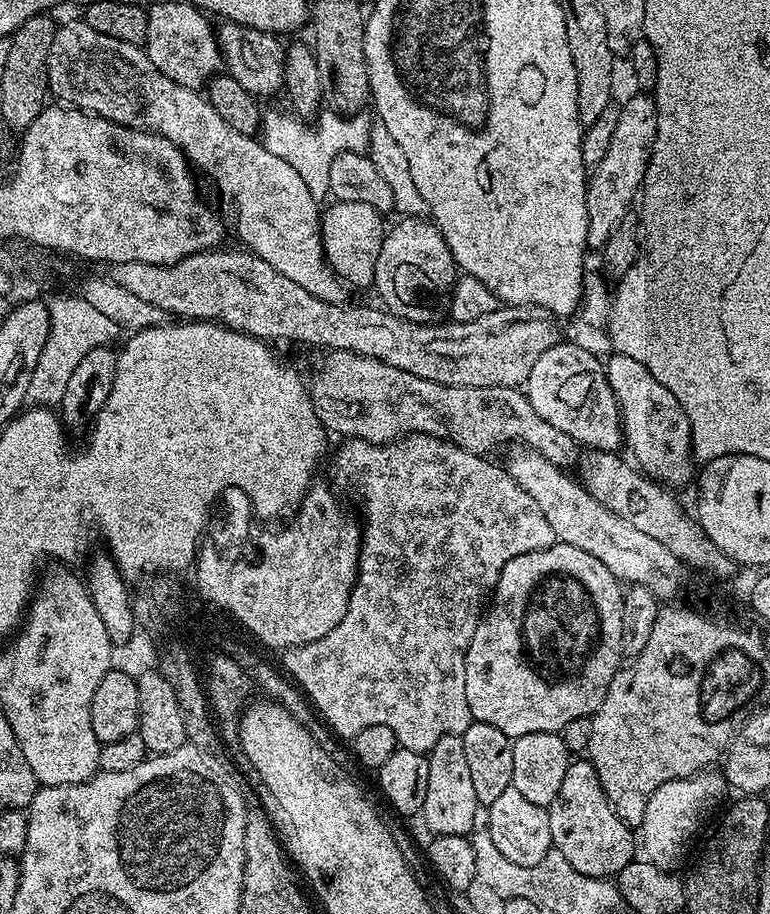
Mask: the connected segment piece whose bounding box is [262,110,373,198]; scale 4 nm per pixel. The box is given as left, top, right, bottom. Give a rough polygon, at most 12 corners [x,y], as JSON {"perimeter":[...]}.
{"perimeter":[[324,110],[263,117],[262,142],[318,197],[343,152],[364,152],[373,121]]}

